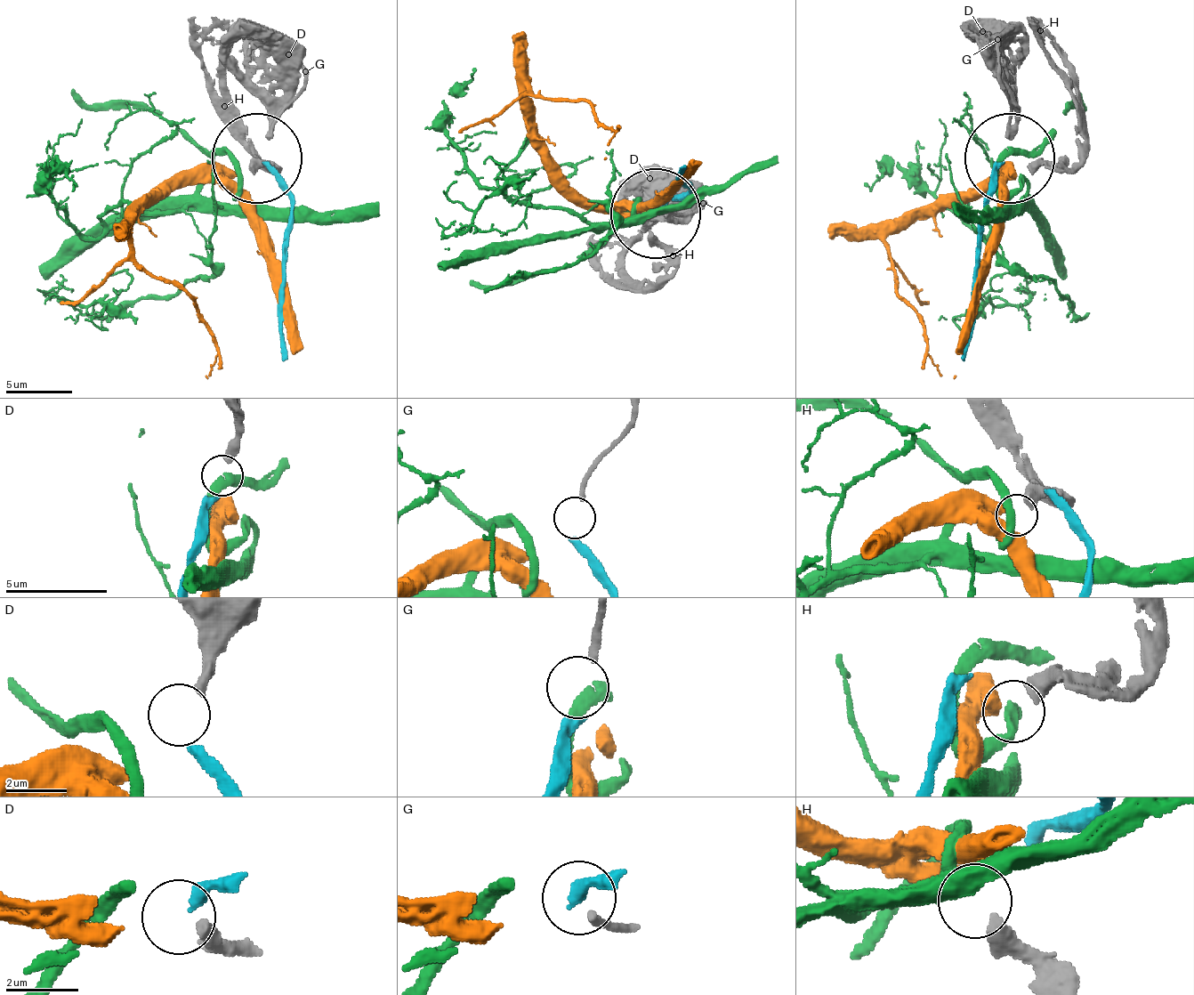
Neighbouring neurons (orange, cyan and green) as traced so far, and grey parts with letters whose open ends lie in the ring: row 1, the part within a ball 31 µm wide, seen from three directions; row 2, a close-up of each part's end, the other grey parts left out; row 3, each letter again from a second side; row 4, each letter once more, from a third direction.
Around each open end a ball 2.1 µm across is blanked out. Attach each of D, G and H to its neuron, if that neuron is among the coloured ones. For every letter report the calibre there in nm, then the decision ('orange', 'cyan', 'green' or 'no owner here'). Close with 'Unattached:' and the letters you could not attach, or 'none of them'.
D: calibre 400 nm; cyan
G: calibre 260 nm; no owner here
H: calibre 480 nm; orange
Unattached: G

